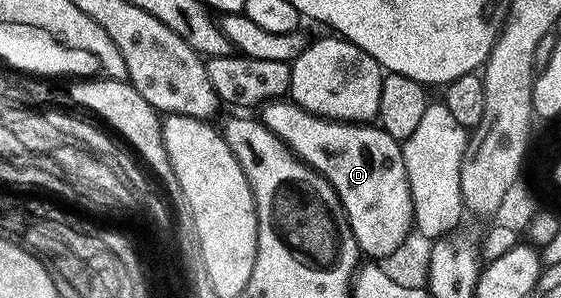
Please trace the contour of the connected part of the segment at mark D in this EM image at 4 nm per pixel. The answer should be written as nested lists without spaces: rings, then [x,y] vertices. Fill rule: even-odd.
[[[289,100],[267,102],[261,107],[260,120],[297,156],[305,166],[312,167],[336,192],[346,213],[348,224],[358,241],[358,249],[370,260],[385,260],[400,248],[414,224],[414,205],[404,168],[402,142],[394,139],[378,124],[337,122],[331,118],[318,118]]]

